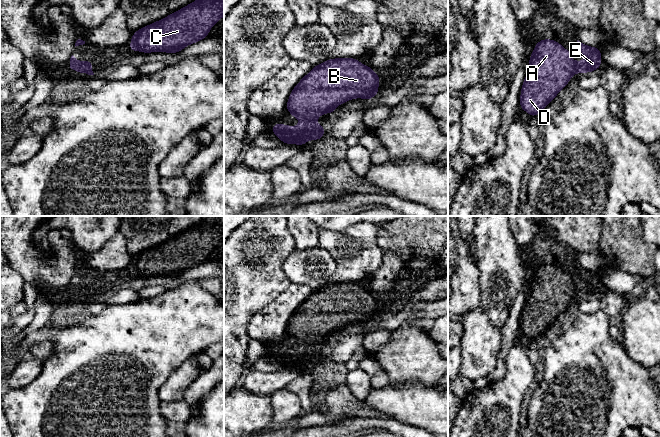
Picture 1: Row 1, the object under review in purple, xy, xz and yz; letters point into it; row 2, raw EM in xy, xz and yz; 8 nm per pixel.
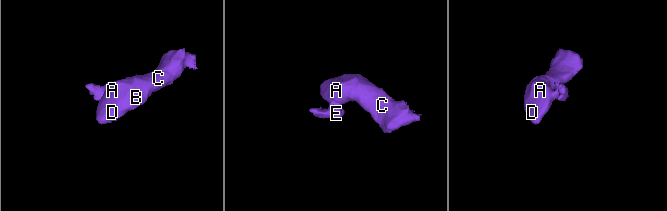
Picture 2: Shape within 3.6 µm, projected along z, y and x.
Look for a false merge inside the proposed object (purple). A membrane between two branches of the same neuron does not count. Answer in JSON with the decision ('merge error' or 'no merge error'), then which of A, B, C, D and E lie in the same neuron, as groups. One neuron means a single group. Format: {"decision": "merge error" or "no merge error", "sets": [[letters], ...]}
{"decision": "no merge error", "sets": [["A", "B", "C", "D", "E"]]}

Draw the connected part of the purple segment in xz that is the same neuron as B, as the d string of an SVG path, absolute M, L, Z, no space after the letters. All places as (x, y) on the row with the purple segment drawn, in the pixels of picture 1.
M335 58L320 63L317 66L314 66L313 69L300 80L300 82L293 88L293 91L288 98L286 109L294 119L297 117L301 124L291 127L290 125L275 123L271 132L285 144L297 144L303 146L309 140L319 140L324 137L325 128L324 126L317 124L316 120L318 117L325 113L334 114L334 110L337 106L351 99L363 98L366 101L369 101L379 93L378 85L380 79L381 78L372 68L361 64L355 58Z

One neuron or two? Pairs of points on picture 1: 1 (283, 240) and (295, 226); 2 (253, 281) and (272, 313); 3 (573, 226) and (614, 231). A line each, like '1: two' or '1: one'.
1: two
2: two
3: two

